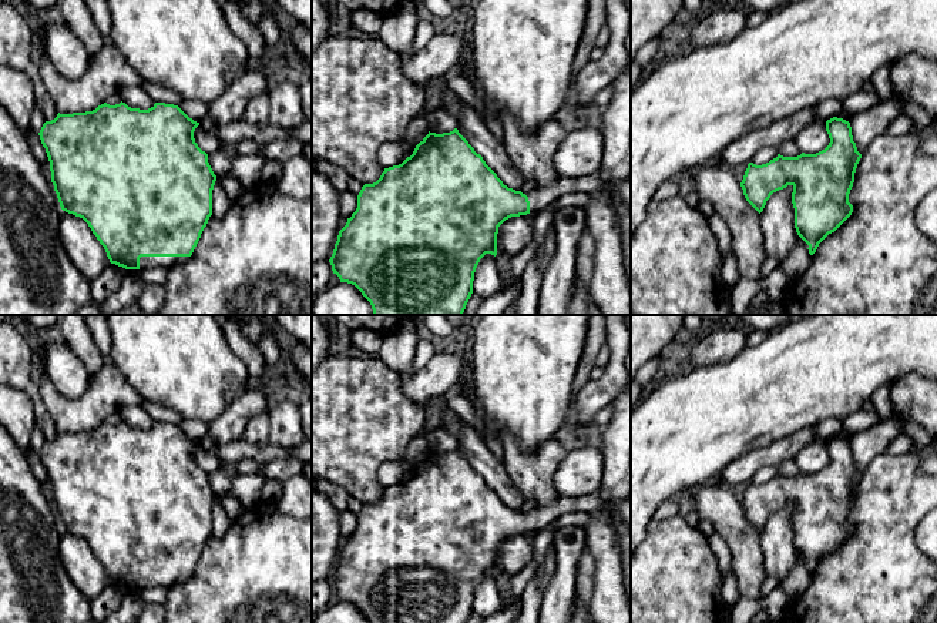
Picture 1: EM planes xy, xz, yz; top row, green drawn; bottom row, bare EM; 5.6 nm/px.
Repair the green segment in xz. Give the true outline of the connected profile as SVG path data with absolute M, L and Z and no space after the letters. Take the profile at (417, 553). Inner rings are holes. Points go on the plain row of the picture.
M457 448L443 453L429 450L402 483L384 488L376 502L362 506L357 527L339 550L329 582L340 602L355 604L370 623L467 623L476 587L486 573L497 575L498 546L506 539L535 533L562 515L591 513L602 506L602 499L594 493L558 498L525 515L504 505Z

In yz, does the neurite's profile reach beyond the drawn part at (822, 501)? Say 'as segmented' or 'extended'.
as segmented

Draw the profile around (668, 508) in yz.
M666 499L656 508L654 513L654 519L661 520L676 515L679 515L678 499Z

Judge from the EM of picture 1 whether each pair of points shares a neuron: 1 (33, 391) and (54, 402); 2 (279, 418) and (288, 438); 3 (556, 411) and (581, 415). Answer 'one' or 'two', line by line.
1: two
2: one
3: two

